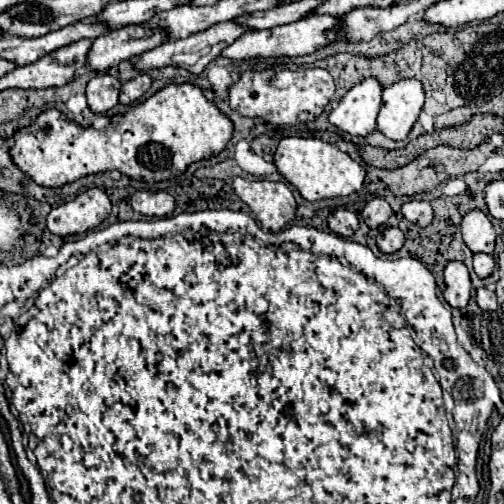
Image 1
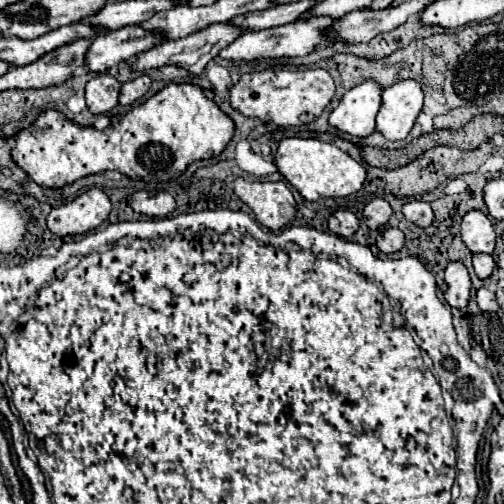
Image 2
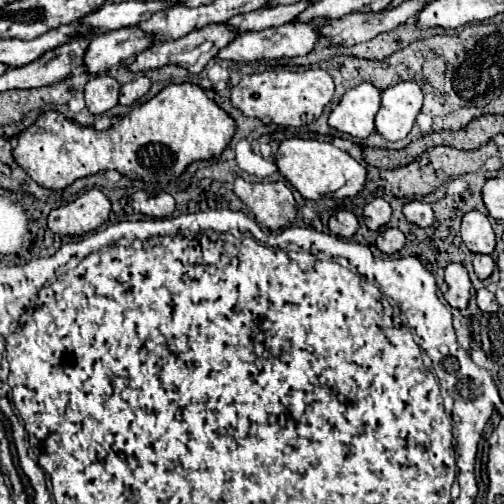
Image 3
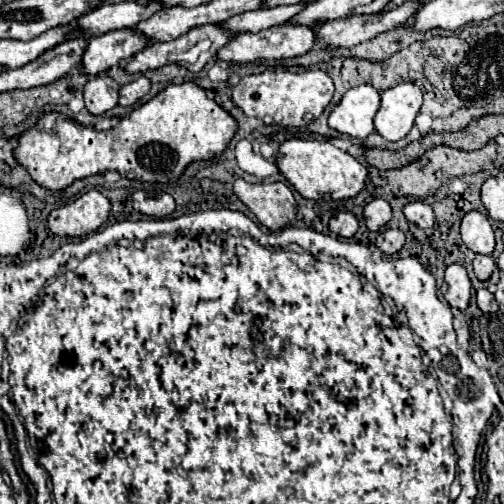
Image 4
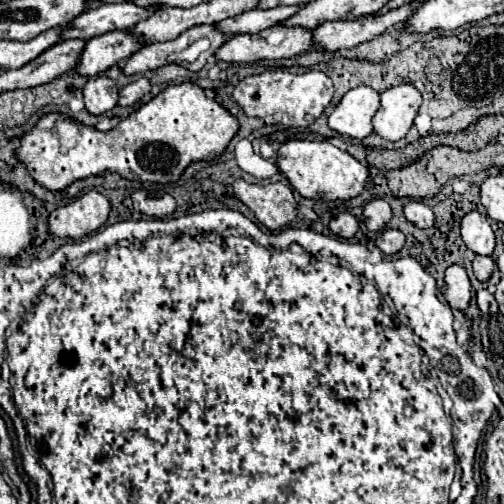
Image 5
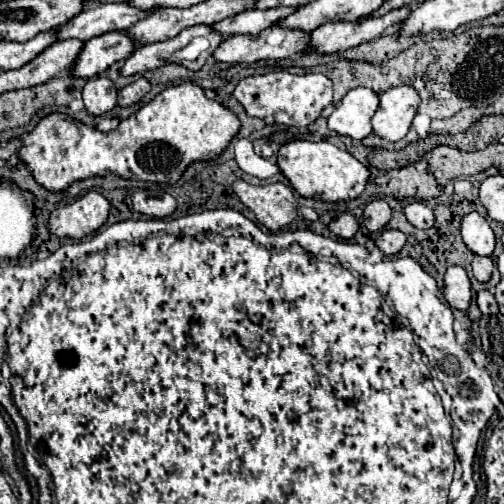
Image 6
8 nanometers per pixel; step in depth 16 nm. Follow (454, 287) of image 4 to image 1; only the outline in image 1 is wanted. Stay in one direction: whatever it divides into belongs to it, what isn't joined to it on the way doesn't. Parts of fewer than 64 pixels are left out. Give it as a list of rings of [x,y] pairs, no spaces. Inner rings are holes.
[[[448,262],[444,270],[444,282],[446,282],[444,300],[452,308],[466,308],[470,300],[472,282],[470,282],[468,268],[464,266],[464,262]]]

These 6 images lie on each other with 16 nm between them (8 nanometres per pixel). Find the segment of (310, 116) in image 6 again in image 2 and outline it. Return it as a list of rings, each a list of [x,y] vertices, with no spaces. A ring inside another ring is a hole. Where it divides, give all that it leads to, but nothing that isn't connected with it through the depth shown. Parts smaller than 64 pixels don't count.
[[[268,68],[264,72],[244,74],[238,84],[230,90],[232,108],[240,110],[244,116],[268,120],[278,126],[302,126],[314,122],[326,104],[334,96],[334,80],[322,68],[306,68],[306,70],[280,70]]]

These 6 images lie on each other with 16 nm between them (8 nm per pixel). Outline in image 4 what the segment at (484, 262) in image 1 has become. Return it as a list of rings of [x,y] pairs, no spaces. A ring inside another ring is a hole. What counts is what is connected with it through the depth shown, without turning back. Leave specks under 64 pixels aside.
[[[476,254],[472,266],[474,266],[476,278],[484,282],[484,280],[490,278],[490,274],[492,274],[492,270],[494,270],[494,260],[492,260],[490,256],[480,256],[480,254]]]

